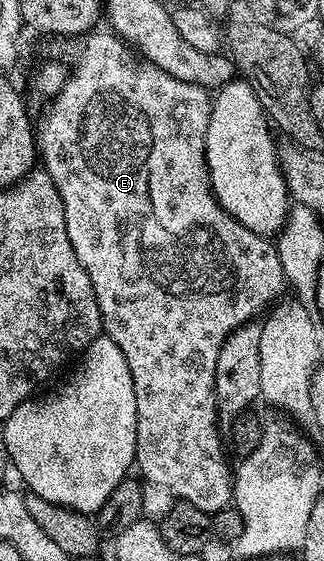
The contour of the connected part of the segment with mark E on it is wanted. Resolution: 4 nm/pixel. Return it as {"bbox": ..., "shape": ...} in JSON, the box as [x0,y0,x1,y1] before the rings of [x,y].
{"bbox":[35,32,287,516],"shape":[[[90,32],[84,35],[85,47],[77,58],[77,67],[68,71],[63,88],[57,97],[48,103],[49,111],[46,112],[41,126],[39,122],[36,127],[35,142],[39,147],[40,161],[41,158],[45,161],[42,162],[43,169],[51,176],[59,196],[62,197],[67,238],[75,248],[75,256],[78,257],[79,264],[89,273],[91,284],[94,286],[95,300],[99,304],[104,333],[111,340],[115,340],[115,344],[119,344],[123,356],[127,356],[127,368],[131,368],[137,409],[136,469],[138,471],[141,469],[140,477],[145,482],[164,484],[166,488],[171,488],[174,499],[195,504],[195,508],[212,516],[232,503],[234,475],[231,462],[229,466],[228,460],[225,459],[227,446],[223,441],[223,430],[220,430],[222,427],[217,416],[215,360],[219,360],[219,348],[223,348],[223,340],[230,332],[238,330],[241,323],[254,321],[258,316],[264,315],[282,297],[280,294],[287,290],[285,274],[277,255],[276,245],[266,235],[251,232],[251,228],[236,222],[218,204],[217,197],[213,194],[205,159],[211,105],[210,91],[203,89],[202,86],[179,80],[167,72],[158,70],[152,64],[133,62],[132,56],[125,51],[128,50],[126,43],[122,42],[116,34],[97,33]]]}

